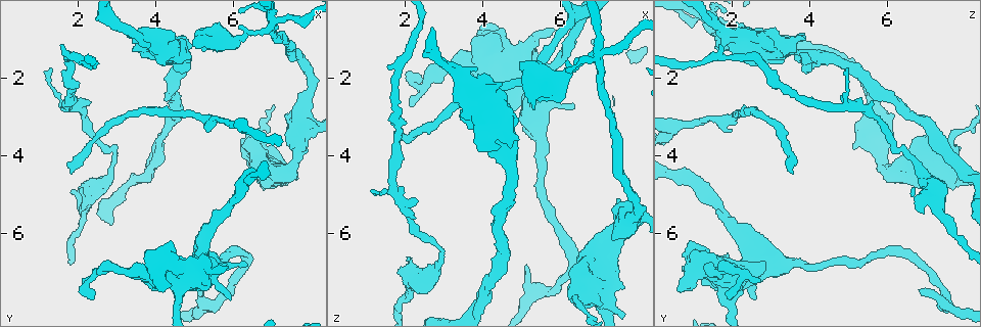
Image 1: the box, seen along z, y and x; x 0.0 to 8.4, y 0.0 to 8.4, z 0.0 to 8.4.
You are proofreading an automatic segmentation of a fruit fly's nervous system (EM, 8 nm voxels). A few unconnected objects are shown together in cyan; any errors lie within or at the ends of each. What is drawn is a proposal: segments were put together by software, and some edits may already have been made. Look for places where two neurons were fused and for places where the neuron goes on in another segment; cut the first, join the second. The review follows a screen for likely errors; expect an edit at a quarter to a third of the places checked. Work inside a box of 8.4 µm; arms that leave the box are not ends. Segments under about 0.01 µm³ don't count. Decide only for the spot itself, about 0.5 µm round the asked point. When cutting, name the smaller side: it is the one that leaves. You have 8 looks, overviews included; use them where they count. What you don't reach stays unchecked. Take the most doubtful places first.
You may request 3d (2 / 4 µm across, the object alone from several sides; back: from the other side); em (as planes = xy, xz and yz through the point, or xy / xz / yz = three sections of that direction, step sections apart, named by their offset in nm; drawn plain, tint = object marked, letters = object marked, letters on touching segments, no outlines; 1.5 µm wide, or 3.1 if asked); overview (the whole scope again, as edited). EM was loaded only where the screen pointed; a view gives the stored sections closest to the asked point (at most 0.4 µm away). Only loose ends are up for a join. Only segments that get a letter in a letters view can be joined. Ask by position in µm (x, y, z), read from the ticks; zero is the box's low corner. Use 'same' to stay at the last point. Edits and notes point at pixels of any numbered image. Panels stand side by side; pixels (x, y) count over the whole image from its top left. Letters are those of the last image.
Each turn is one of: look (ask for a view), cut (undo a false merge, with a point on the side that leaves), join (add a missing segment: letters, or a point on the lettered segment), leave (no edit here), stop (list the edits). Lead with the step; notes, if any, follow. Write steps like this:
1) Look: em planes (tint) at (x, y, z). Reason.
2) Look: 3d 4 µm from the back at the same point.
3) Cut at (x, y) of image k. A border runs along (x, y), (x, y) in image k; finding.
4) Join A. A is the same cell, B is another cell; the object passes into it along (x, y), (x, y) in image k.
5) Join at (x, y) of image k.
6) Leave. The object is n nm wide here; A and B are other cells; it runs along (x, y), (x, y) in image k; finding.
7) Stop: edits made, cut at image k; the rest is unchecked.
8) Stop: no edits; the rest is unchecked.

Look: 3d 4 µm at (1.75, 4.45, 3.60). Free end.

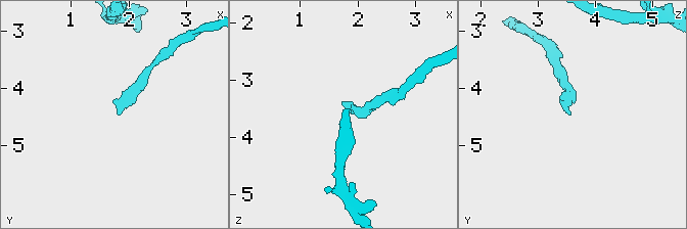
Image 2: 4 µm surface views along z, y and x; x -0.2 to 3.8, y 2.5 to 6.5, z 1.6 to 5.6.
Look: em planes (letters) at (1.85, 4.45, 3.55).

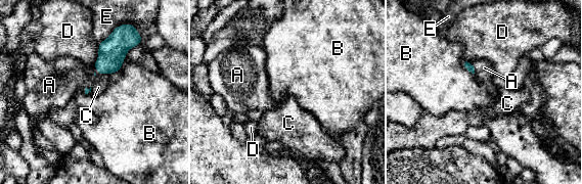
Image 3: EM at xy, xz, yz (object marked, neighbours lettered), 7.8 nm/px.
Join A. A is the same cell, B, C, D and E are other cells; the object passes into it along (466, 64), (473, 65), (484, 67) in image 3; it goes on there.

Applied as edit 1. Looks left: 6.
Look: overview. Redraw.

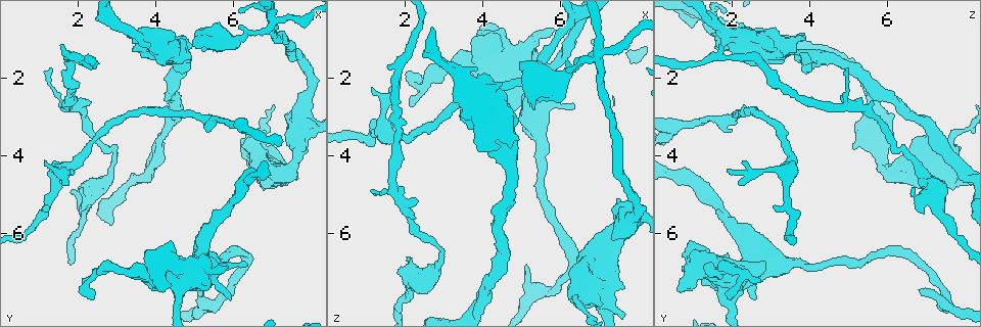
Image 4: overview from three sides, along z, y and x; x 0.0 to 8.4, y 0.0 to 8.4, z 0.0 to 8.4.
Look: em planes (plain) at (6.95, 0.65, 1.65). Sharp bend.

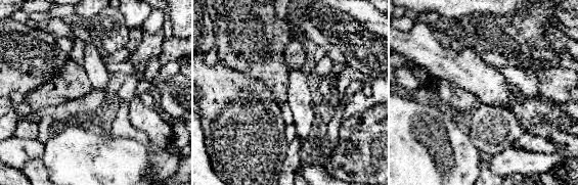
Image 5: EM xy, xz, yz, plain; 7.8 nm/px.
Look: em planes (tint) at the same point.

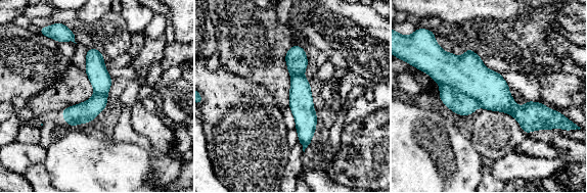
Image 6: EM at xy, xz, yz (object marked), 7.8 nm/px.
Look: em planes (letters) at the same point. See the neighbours.

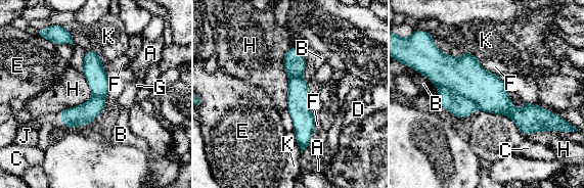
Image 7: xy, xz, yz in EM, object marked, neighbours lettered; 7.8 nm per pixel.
Cut at (458, 105) of image 7. A, B, C, D, E, F, G, H, J and K are other cells; a border runs along (438, 85), (467, 97), (477, 107) in image 7; a second neuron is stuck on.

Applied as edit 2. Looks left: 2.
Stop: edits made, join at image 3, cut at image 7; the rest is unchecked.

